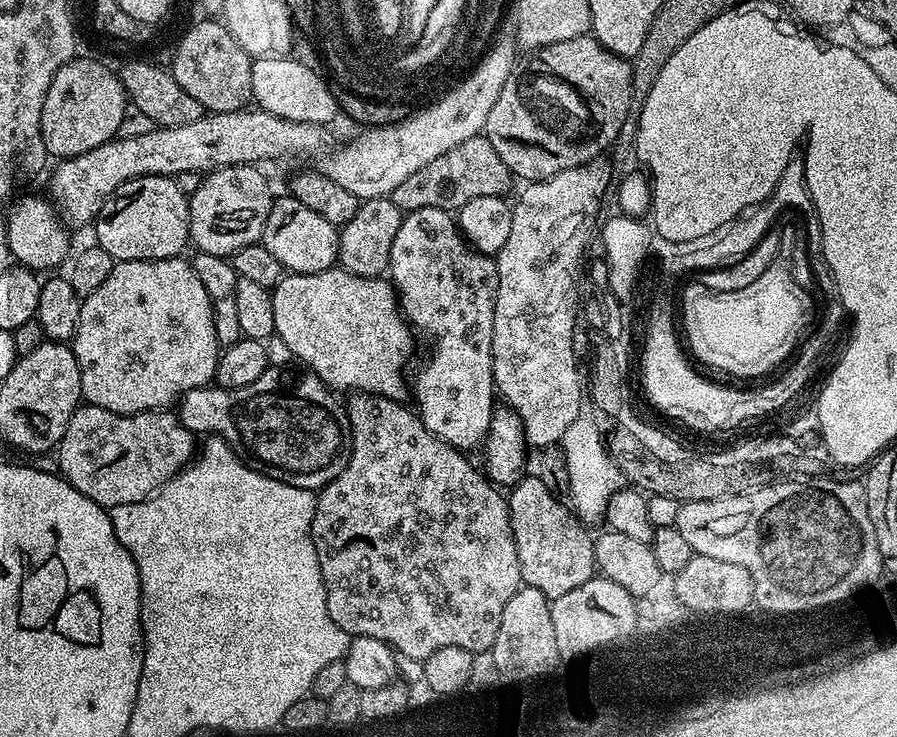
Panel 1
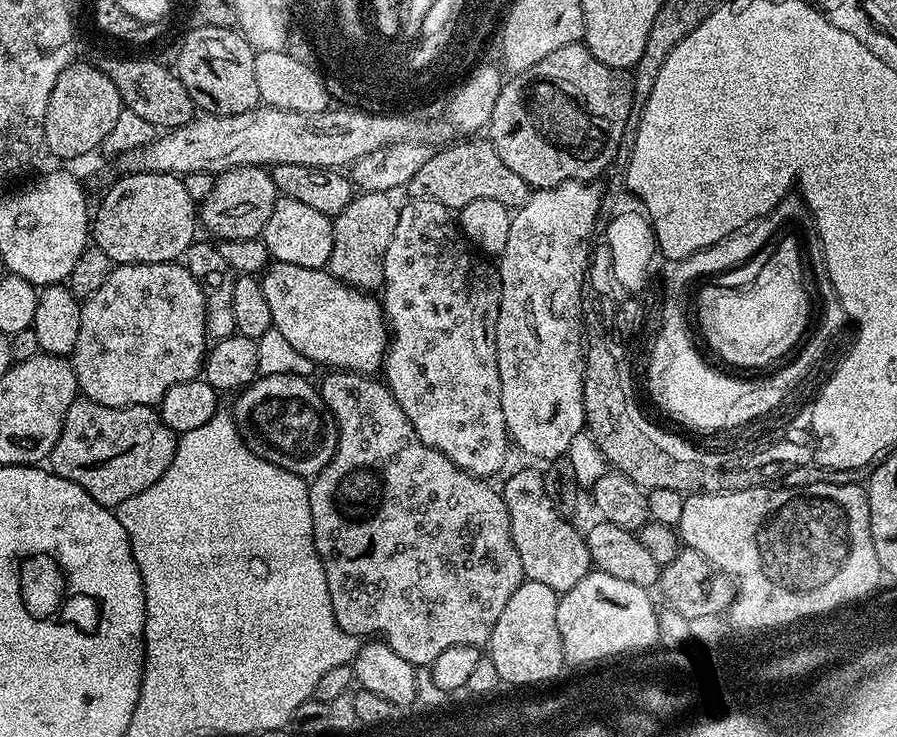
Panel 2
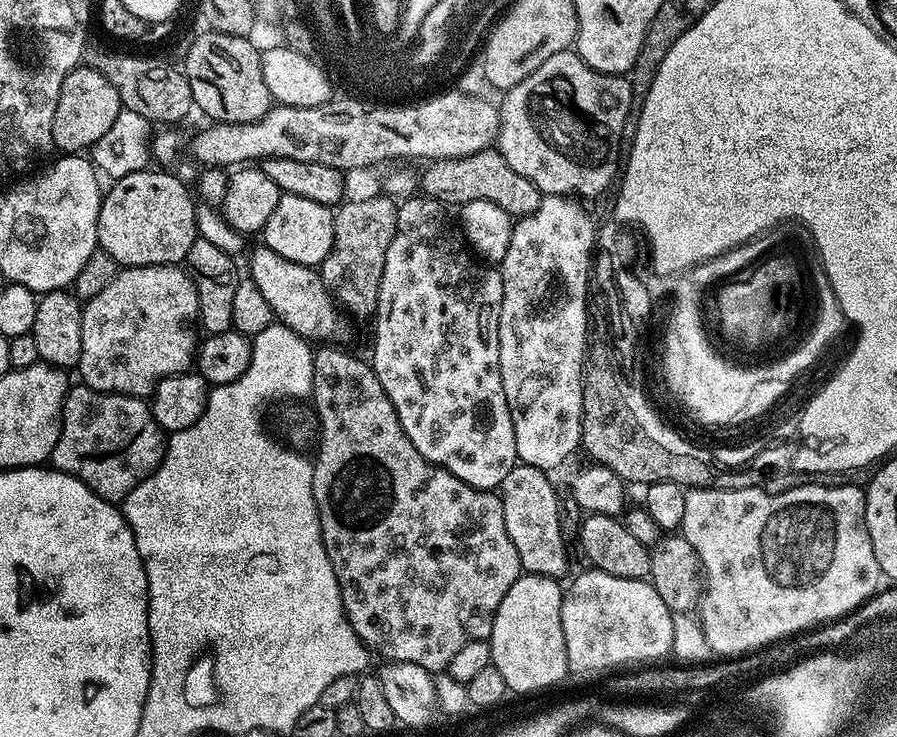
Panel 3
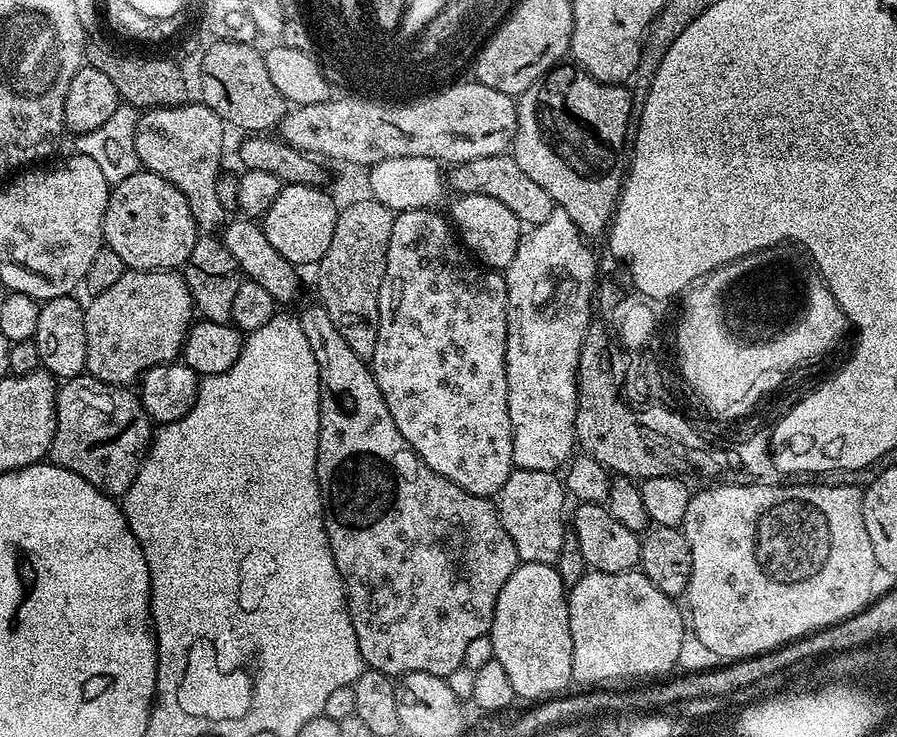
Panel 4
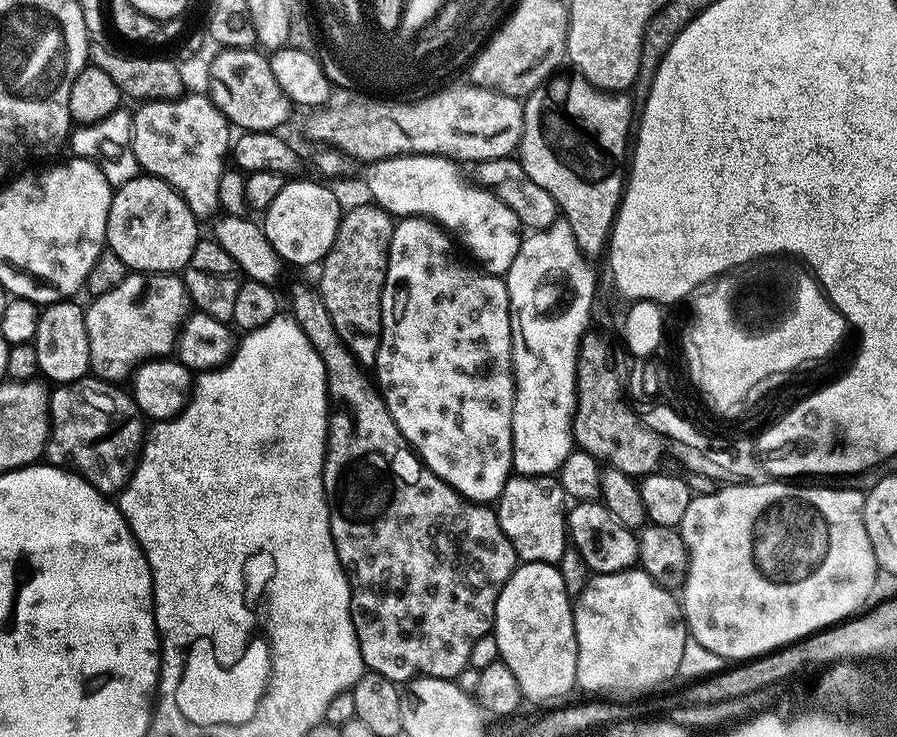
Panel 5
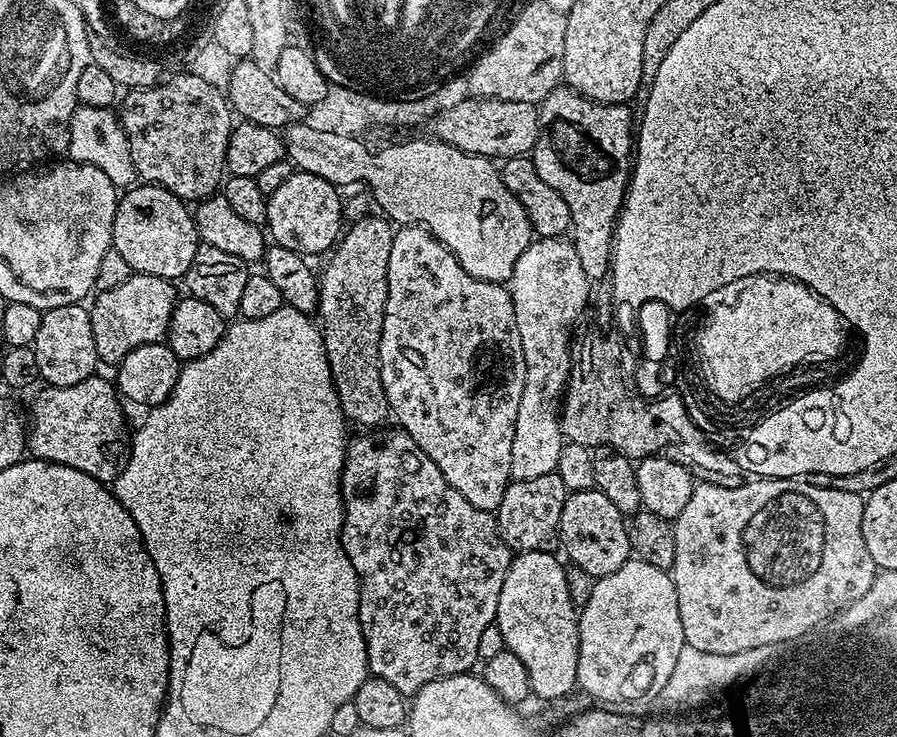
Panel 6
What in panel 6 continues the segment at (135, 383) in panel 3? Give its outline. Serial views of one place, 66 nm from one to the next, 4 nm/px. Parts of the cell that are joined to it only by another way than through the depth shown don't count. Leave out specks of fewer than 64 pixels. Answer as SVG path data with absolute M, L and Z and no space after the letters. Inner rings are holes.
M138 272L130 278L126 278L126 282L122 282L122 286L99 293L95 297L97 300L90 304L97 357L103 363L105 360L106 363L112 364L111 366L116 366L126 358L126 354L130 354L130 350L138 350L138 346L161 343L168 335L170 314L174 310L178 299L176 287L177 285L173 281L166 278L158 278L157 276Z

